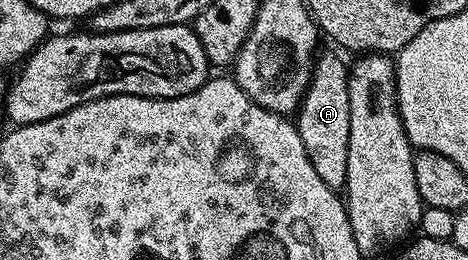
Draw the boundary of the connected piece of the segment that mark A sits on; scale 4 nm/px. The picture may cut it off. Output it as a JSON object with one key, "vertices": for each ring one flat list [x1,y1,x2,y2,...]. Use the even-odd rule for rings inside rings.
{"vertices":[[336,51,323,52,316,57,313,77,309,89,301,99,301,106,295,113,295,123,299,138,303,138,307,158,311,158,311,166,315,166,319,178,323,178,329,188,341,190,344,189,347,178,347,150,351,138,349,68,336,56]]}

